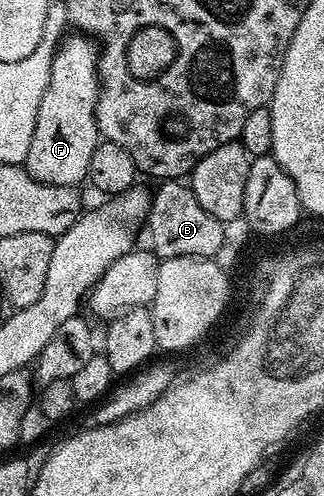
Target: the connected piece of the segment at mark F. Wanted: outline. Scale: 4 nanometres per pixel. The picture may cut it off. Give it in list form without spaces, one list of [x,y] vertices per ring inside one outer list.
[[[63,36],[62,40],[58,42],[58,50],[54,52],[52,75],[48,79],[44,99],[40,99],[40,111],[36,115],[36,127],[32,131],[32,147],[28,147],[24,168],[33,177],[40,179],[40,183],[78,187],[81,186],[81,181],[83,184],[88,178],[88,162],[92,160],[92,151],[96,151],[100,140],[97,119],[100,92],[100,74],[98,72],[100,49],[89,36],[70,36]]]

